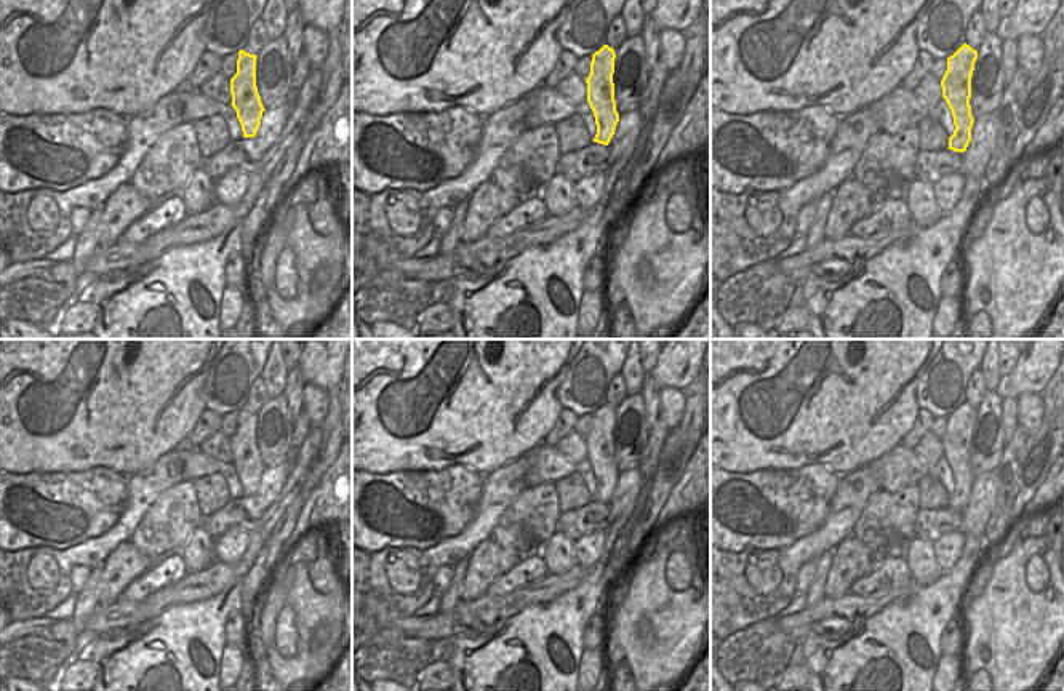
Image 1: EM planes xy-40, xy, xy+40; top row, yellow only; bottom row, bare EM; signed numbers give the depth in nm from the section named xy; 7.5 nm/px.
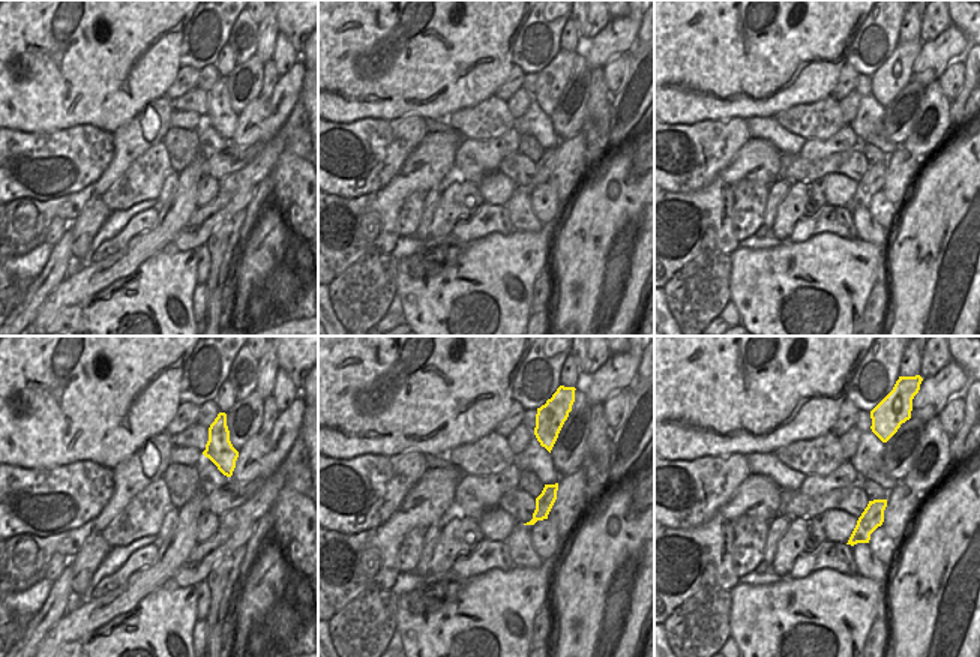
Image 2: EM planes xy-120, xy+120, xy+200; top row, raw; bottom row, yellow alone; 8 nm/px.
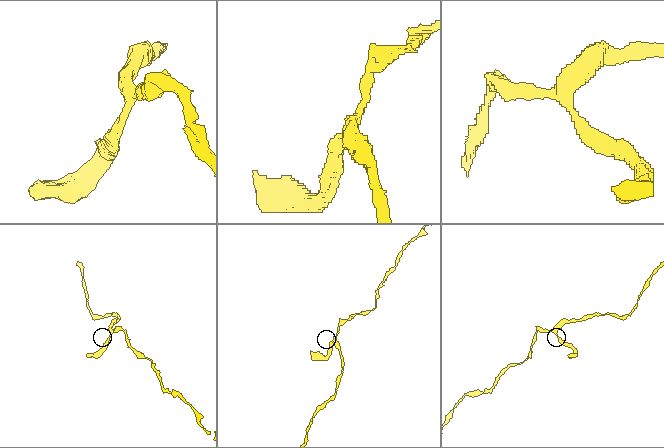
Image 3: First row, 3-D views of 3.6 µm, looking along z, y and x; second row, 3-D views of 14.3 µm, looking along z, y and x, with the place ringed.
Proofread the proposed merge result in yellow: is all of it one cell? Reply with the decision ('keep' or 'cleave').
keep

